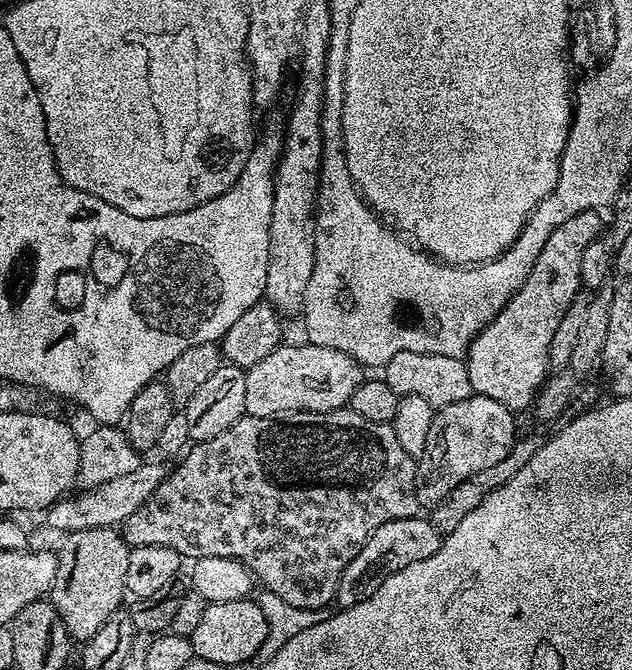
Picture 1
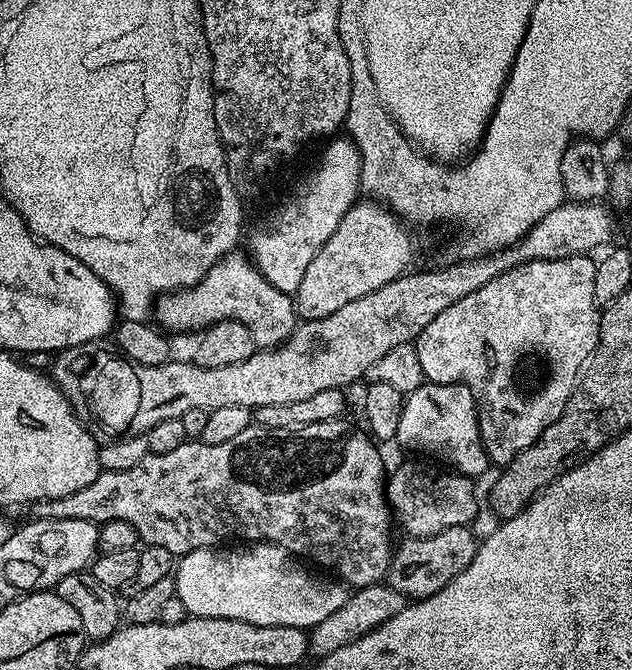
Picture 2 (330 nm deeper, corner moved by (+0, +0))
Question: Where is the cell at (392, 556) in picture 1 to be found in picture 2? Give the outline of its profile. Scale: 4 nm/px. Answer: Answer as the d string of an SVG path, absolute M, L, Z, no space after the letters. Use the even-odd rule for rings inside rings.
M450 526L450 530L442 530L442 534L408 538L405 541L401 548L399 545L392 563L388 565L386 583L412 602L438 594L438 590L458 578L458 574L462 574L462 570L474 562L478 547L477 538L468 526Z

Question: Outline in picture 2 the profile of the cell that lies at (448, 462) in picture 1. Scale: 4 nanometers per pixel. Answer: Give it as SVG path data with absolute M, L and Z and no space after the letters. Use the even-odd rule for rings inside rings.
M400 464L386 484L386 495L395 523L408 531L412 538L442 534L450 526L468 526L482 507L476 494L473 477L462 476L455 470L439 472L428 464Z

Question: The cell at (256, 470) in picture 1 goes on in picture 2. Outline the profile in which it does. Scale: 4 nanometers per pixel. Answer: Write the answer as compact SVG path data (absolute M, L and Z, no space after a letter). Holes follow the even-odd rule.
M341 418L330 422L314 422L314 426L302 426L290 430L250 426L246 430L242 430L242 434L237 434L234 438L229 438L227 442L218 442L217 444L205 444L199 438L192 438L182 446L178 446L178 450L170 450L170 454L149 454L146 458L142 458L142 462L130 466L130 470L101 471L100 476L94 478L94 482L90 482L90 486L86 486L74 494L66 494L62 498L38 500L31 505L30 512L33 512L31 515L37 520L85 520L97 526L111 520L130 522L130 526L134 526L137 537L145 545L166 546L166 550L170 550L180 558L199 548L215 548L223 545L223 540L228 540L231 536L241 536L244 539L241 541L277 544L297 558L303 558L305 561L313 560L314 563L329 568L333 572L329 573L337 581L343 582L353 589L379 584L387 577L388 565L392 563L394 555L394 544L392 548L394 517L386 495L384 460L380 457L379 450L375 448L377 445L374 443L373 437L367 431L361 430L359 432L358 429L351 428L346 421L347 419Z

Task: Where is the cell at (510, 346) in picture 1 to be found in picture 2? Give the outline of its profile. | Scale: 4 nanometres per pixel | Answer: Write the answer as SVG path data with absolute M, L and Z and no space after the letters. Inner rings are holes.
M591 255L571 256L570 258L558 258L557 260L531 260L525 264L519 264L503 272L498 278L486 282L482 290L474 290L474 294L466 294L466 298L454 302L447 310L442 310L426 330L414 341L418 362L422 362L422 374L429 384L465 384L472 395L479 398L480 437L484 440L484 449L489 461L493 465L503 466L510 463L515 456L522 454L526 446L530 446L562 414L562 410L568 404L573 392L578 387L578 381L588 363L592 353L596 351L596 343L600 341L600 322L598 319L598 305L594 298L594 270L596 260Z

